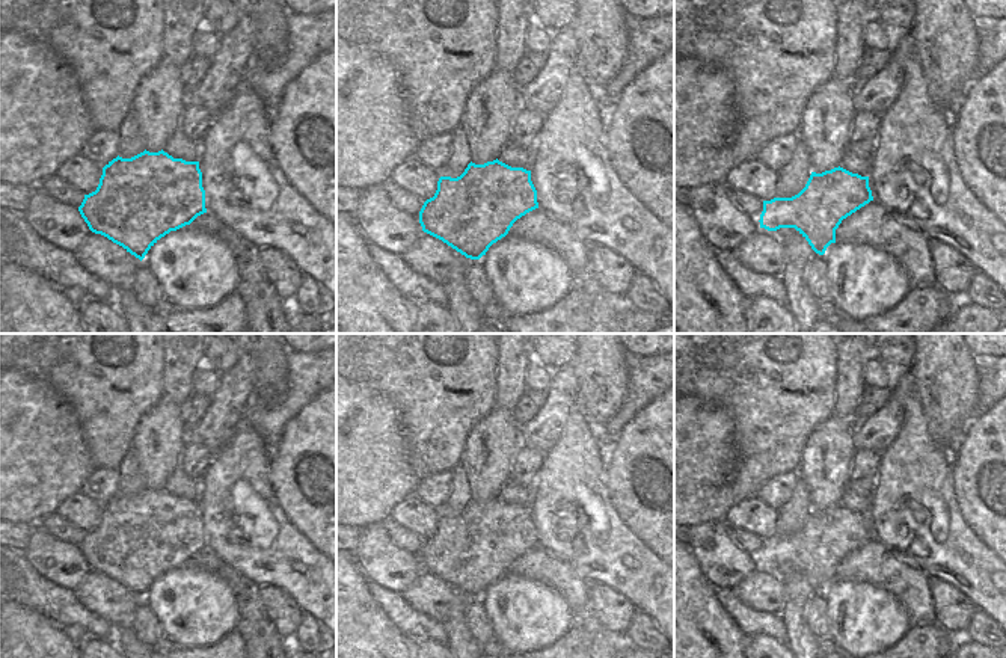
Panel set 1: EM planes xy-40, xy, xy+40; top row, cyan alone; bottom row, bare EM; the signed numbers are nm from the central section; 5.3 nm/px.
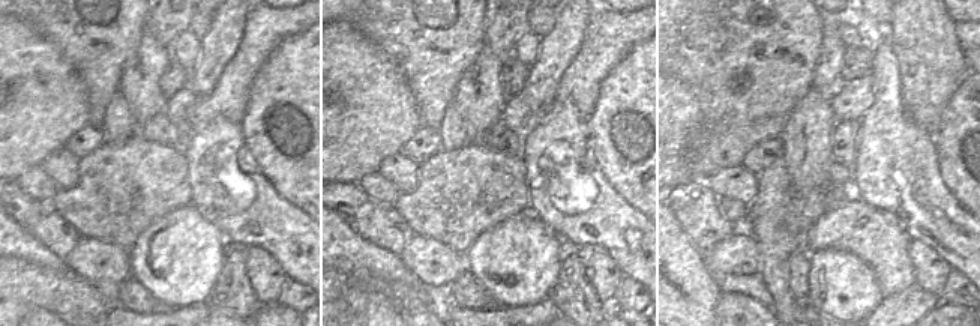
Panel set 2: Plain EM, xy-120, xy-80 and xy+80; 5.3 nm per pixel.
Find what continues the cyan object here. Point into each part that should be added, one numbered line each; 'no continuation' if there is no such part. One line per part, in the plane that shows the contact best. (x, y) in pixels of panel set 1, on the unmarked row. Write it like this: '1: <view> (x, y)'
no continuation

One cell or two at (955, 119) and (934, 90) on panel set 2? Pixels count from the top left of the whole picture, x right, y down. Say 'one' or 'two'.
two

